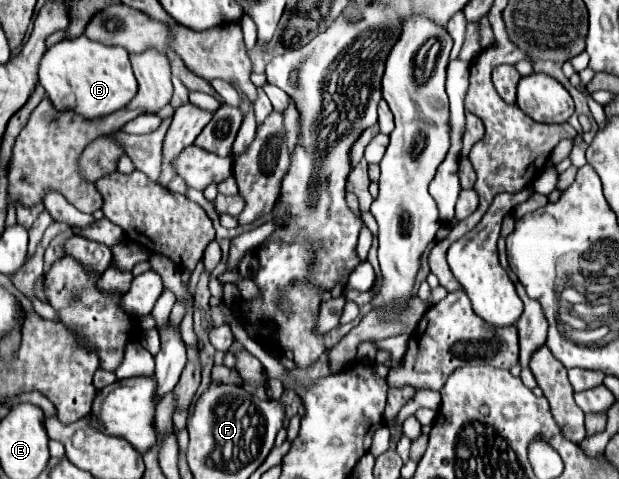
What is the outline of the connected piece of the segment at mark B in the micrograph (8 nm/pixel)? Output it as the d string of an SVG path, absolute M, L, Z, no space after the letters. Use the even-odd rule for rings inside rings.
M88 36L62 40L46 48L38 66L38 82L56 110L72 110L86 120L108 116L124 108L136 96L136 78L130 68L128 52L120 46L104 46ZM68 94L76 98L76 104L64 104Z

